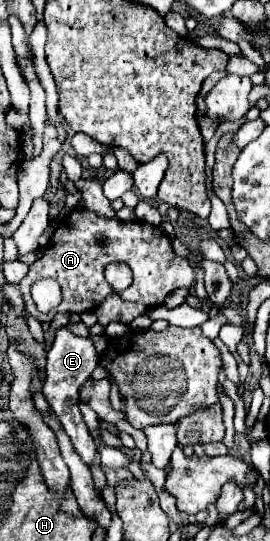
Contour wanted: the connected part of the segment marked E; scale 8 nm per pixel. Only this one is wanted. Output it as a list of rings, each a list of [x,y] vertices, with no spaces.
[[[59,327],[55,329],[55,337],[53,337],[53,345],[51,345],[51,351],[47,353],[47,381],[43,385],[43,395],[45,399],[49,401],[51,409],[55,411],[57,419],[61,421],[65,433],[69,435],[71,443],[73,443],[73,449],[75,453],[91,467],[91,463],[95,461],[97,457],[97,445],[93,441],[93,437],[89,435],[89,429],[87,425],[83,423],[83,417],[81,417],[81,411],[77,407],[77,401],[79,401],[79,387],[81,383],[93,373],[93,369],[97,367],[99,363],[99,357],[95,353],[95,345],[91,341],[91,337],[83,339],[83,337],[77,337],[73,335],[67,327]]]

